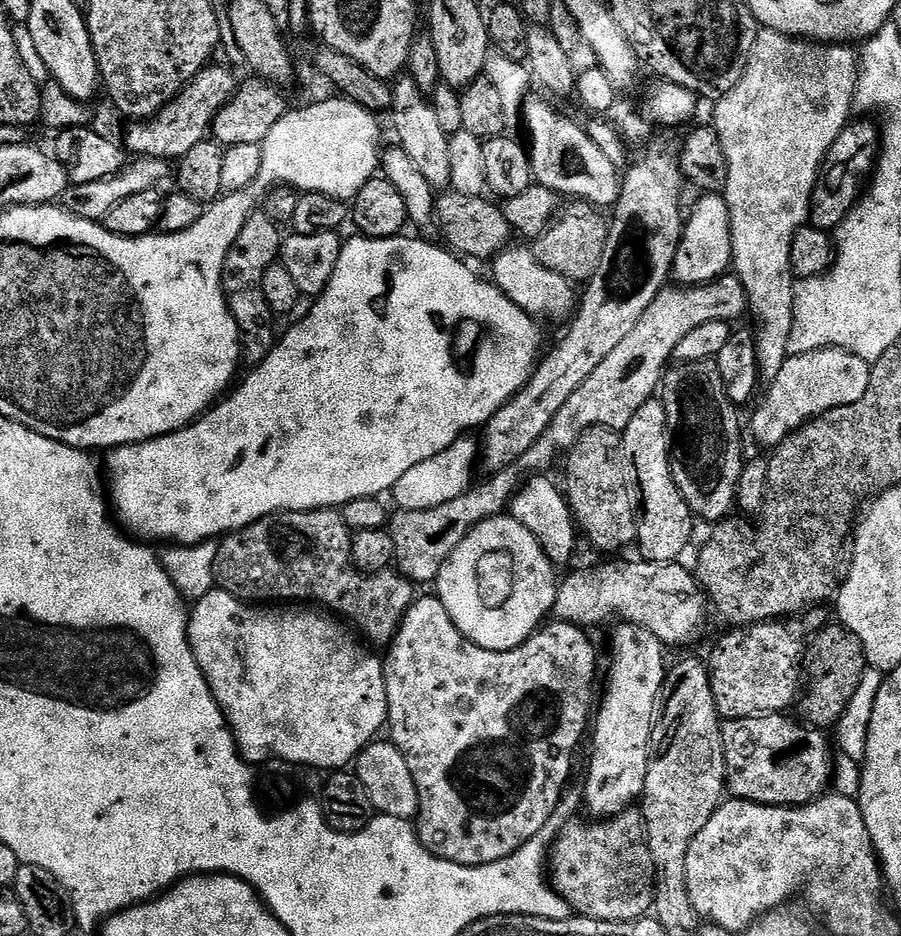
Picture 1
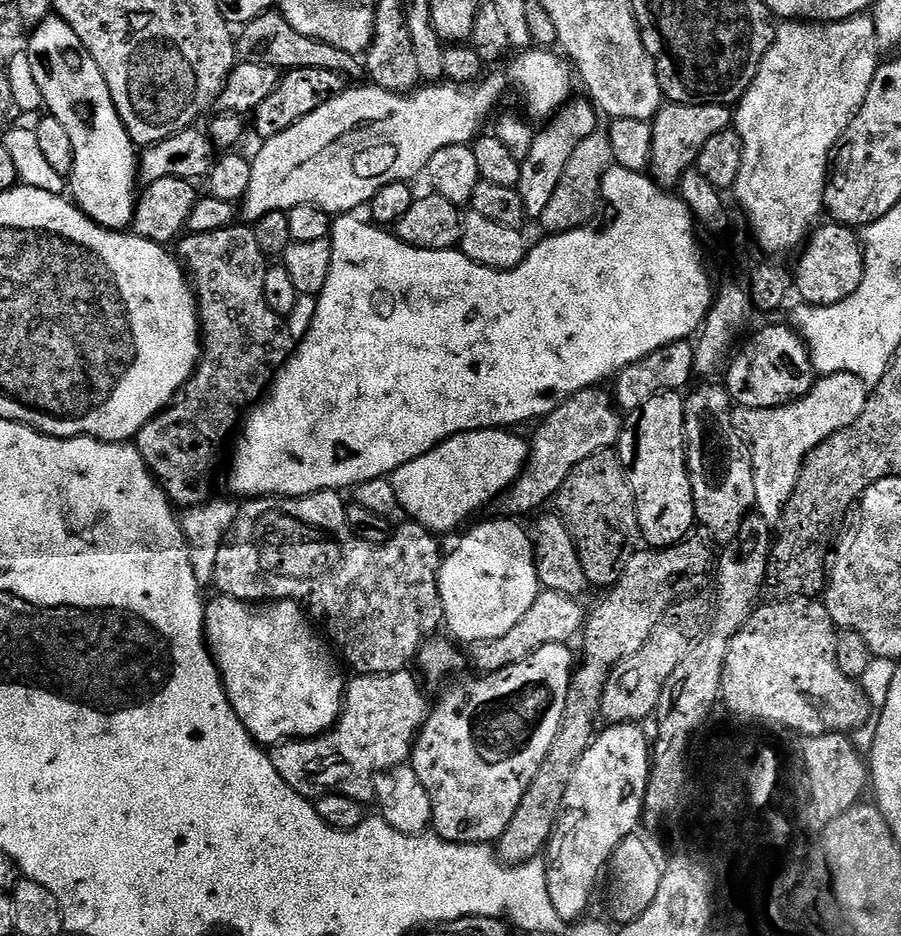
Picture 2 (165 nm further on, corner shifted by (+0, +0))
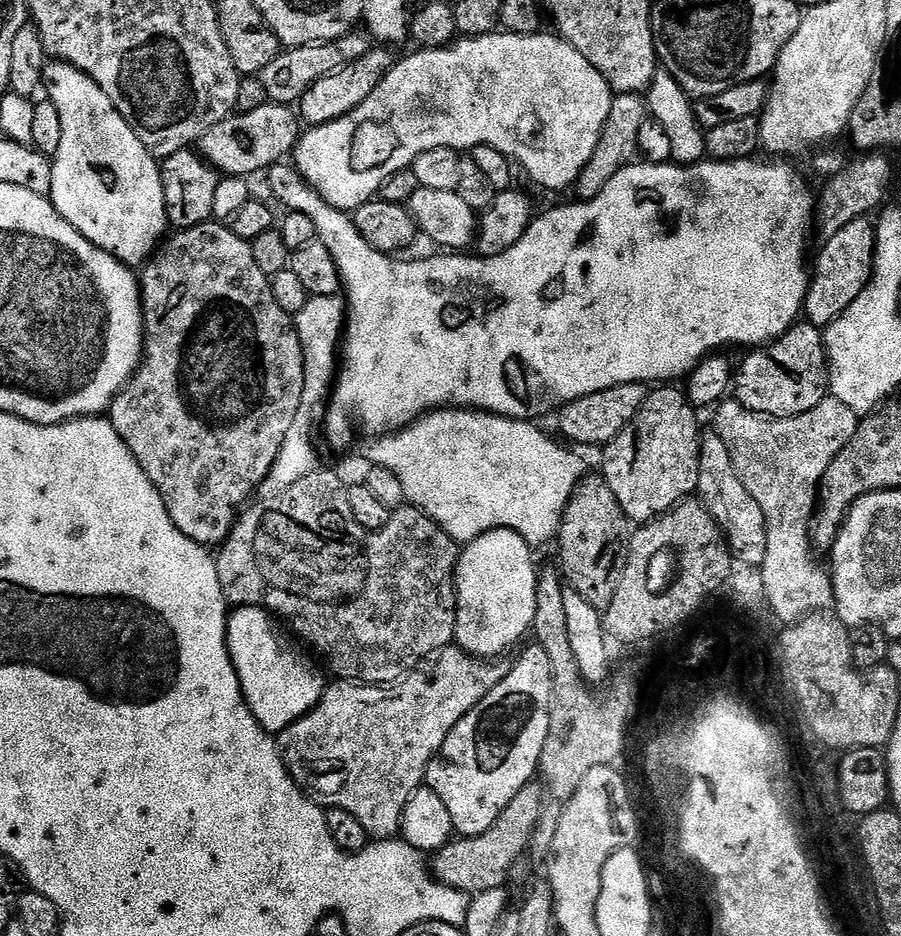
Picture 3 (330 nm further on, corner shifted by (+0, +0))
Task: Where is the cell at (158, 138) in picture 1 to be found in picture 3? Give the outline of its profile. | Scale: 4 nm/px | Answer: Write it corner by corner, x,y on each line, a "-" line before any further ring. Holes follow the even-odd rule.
353,30
347,36
330,40
327,44
313,44
307,48
290,48
281,50
266,66
258,73
262,86
266,86
266,94
273,104
295,105
318,82
318,78
326,78
326,74
342,70
350,66
350,62
358,62
362,54
366,54
374,46
363,31

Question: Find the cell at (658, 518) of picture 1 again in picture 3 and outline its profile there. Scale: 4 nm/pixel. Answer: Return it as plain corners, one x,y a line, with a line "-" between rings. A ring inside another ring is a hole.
653,387
626,430
603,449
602,475
630,521
651,521
696,492
702,435
696,416
697,409
681,389

